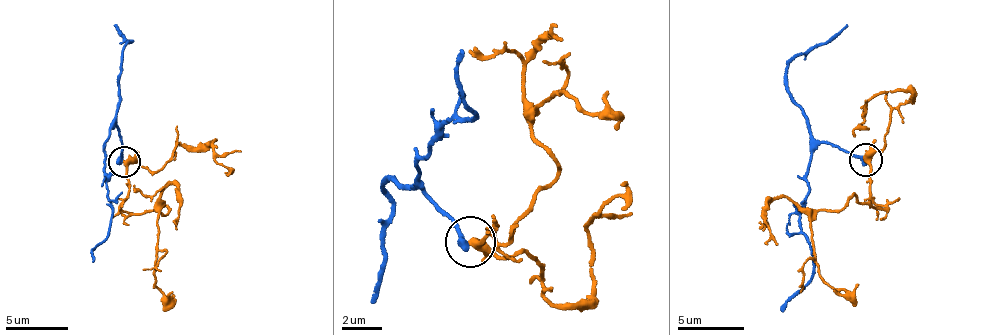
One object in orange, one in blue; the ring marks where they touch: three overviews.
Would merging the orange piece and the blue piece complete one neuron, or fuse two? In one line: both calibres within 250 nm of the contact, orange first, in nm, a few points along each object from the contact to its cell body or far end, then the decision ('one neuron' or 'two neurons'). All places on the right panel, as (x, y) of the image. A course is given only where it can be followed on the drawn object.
360/400 nm | orange via (866, 158), (872, 193), (886, 209), (851, 198), (811, 222), (819, 273), (835, 289), (856, 286) | blue via (865, 160), (825, 143), (813, 151), (806, 173), (809, 194), (800, 233), (808, 237), (813, 270), (781, 312) | one neuron

